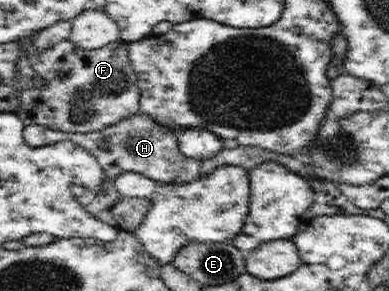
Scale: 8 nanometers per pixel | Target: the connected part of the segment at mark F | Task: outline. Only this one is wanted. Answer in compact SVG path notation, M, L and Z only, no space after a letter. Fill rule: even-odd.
M118 39L101 49L84 50L65 40L44 51L22 55L17 61L16 68L19 75L17 85L21 89L19 99L22 99L17 116L23 121L24 127L36 124L70 133L88 133L106 129L109 125L114 125L128 116L140 113L138 78L128 59L128 44ZM35 75L45 77L48 81L44 89L32 85Z

